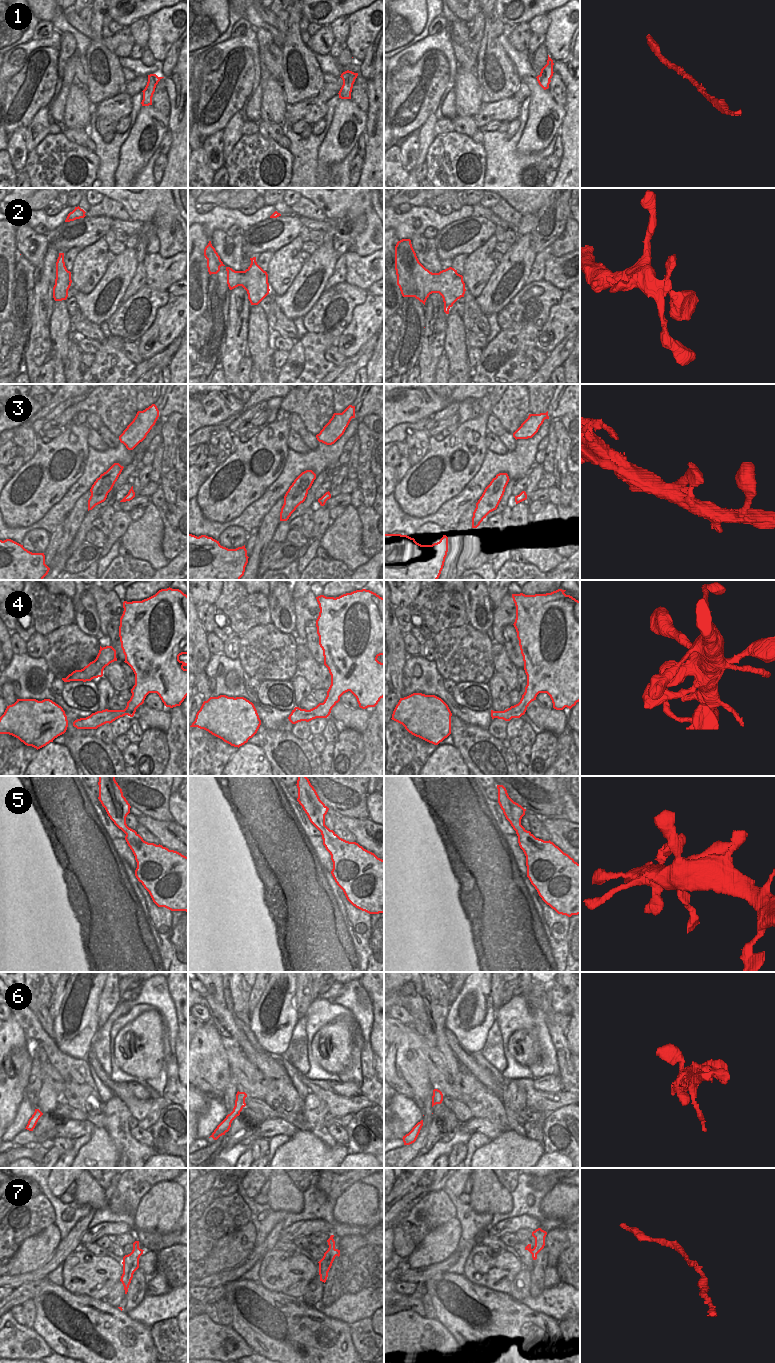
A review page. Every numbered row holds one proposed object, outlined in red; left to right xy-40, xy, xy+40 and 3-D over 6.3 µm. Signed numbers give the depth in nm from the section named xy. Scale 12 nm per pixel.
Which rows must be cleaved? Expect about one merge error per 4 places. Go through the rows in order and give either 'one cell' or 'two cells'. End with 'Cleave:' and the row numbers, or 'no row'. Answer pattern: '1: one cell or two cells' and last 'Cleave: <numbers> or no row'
1: one cell
2: one cell
3: one cell
4: one cell
5: one cell
6: one cell
7: one cell
Cleave: no row

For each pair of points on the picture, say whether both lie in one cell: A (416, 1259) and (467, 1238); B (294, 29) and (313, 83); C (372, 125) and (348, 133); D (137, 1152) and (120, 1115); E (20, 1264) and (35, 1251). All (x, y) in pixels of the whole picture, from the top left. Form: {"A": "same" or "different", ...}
{"A": "different", "B": "same", "C": "different", "D": "same", "E": "same"}

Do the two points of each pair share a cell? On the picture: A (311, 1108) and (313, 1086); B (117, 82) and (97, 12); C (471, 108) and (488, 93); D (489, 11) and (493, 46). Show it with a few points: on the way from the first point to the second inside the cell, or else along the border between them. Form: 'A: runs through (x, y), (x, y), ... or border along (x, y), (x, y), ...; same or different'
A: border along (309, 1091), (320, 1097), (328, 1109); different
B: runs through (109, 65), (106, 53), (97, 44), (97, 29); same
C: border along (476, 76), (479, 82), (480, 99), (483, 102); different
D: border along (495, 18), (486, 18), (484, 21); different

